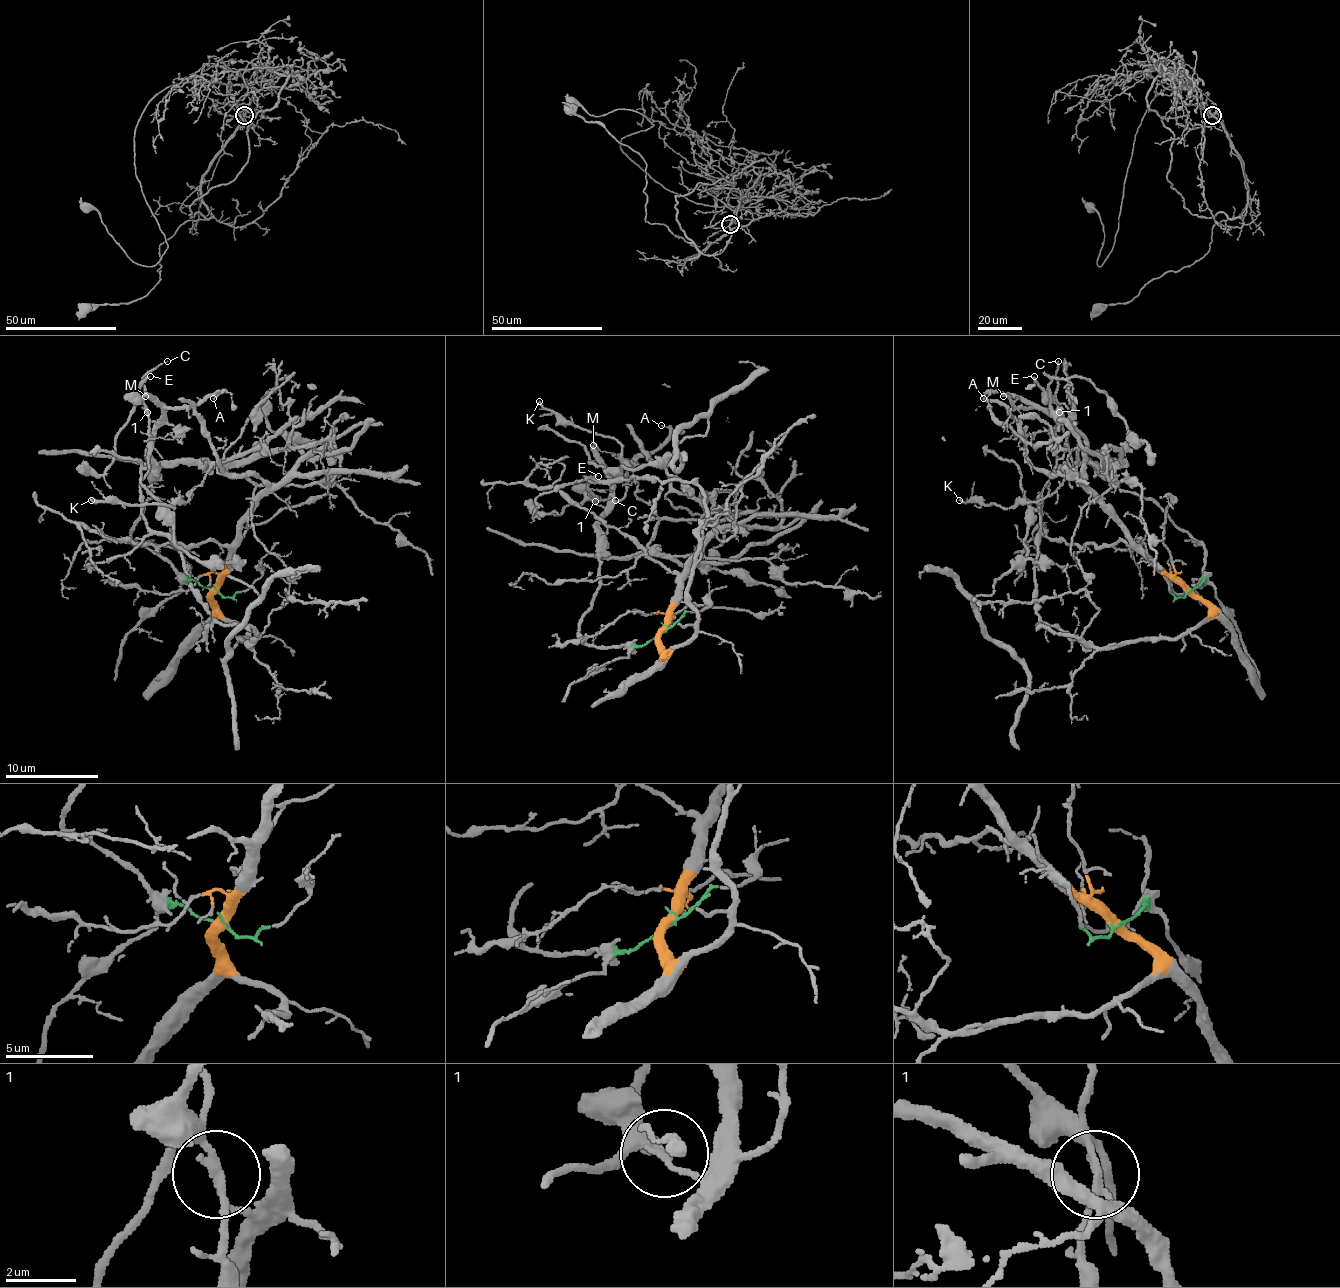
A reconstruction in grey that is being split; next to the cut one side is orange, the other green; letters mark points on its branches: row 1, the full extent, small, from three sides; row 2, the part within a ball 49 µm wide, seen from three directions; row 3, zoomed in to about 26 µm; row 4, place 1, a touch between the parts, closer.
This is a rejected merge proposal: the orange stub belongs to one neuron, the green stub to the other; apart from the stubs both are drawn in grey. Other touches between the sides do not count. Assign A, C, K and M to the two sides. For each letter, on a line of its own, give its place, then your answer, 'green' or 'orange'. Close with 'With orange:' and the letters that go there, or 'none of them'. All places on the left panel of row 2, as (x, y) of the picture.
A: at (213, 398); green
C: at (167, 361); orange
K: at (91, 500); green
M: at (145, 396); green
With orange: C

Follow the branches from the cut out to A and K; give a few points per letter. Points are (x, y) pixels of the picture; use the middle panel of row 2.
A: (662, 632), (641, 646), (590, 646), (578, 634), (597, 592), (611, 482), (662, 442), (660, 426)
K: (662, 632), (641, 646), (578, 634), (599, 557), (639, 554), (658, 515), (620, 445), (539, 400)

